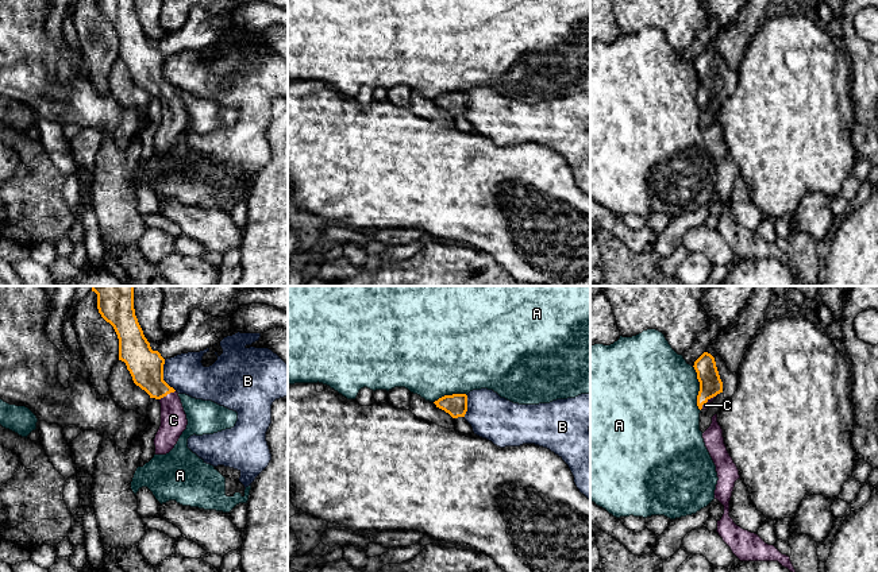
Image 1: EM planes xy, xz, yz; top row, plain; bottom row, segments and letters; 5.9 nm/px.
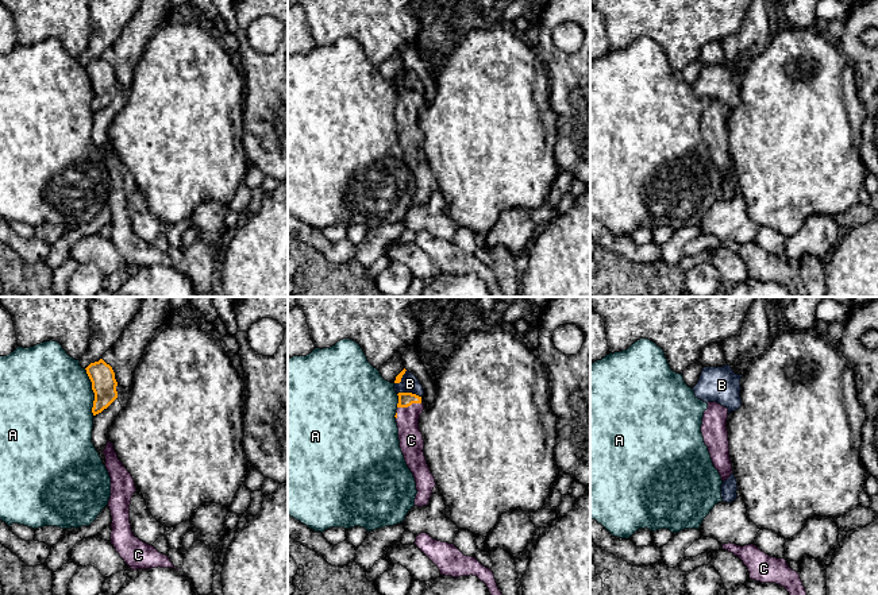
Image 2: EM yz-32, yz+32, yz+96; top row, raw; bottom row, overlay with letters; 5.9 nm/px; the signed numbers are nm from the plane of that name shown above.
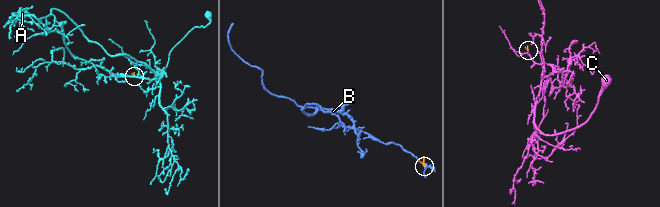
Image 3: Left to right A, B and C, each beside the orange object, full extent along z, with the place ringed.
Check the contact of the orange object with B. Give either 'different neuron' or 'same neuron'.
different neuron

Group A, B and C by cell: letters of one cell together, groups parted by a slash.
A / B / C

